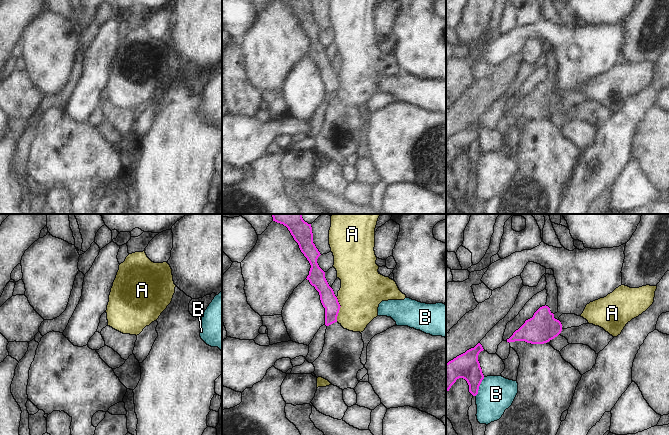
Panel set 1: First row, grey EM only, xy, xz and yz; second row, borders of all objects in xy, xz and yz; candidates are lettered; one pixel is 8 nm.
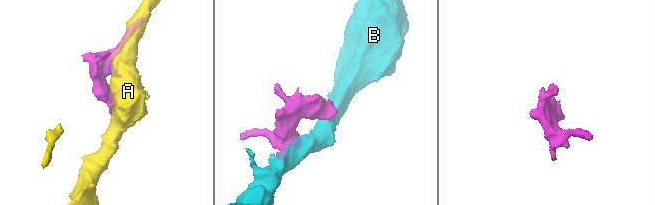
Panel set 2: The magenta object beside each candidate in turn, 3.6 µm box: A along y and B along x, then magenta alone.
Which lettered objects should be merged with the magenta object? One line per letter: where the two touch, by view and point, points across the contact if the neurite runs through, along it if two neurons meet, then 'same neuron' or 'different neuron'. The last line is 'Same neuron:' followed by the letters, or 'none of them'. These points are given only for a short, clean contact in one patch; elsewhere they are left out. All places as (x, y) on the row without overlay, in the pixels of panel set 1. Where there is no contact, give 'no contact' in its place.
A: meets magenta in xz at (339, 85); different neuron
B: meets magenta in yz at (479, 161); border along yz (484, 153), (475, 171); different neuron
Same neuron: none of them

